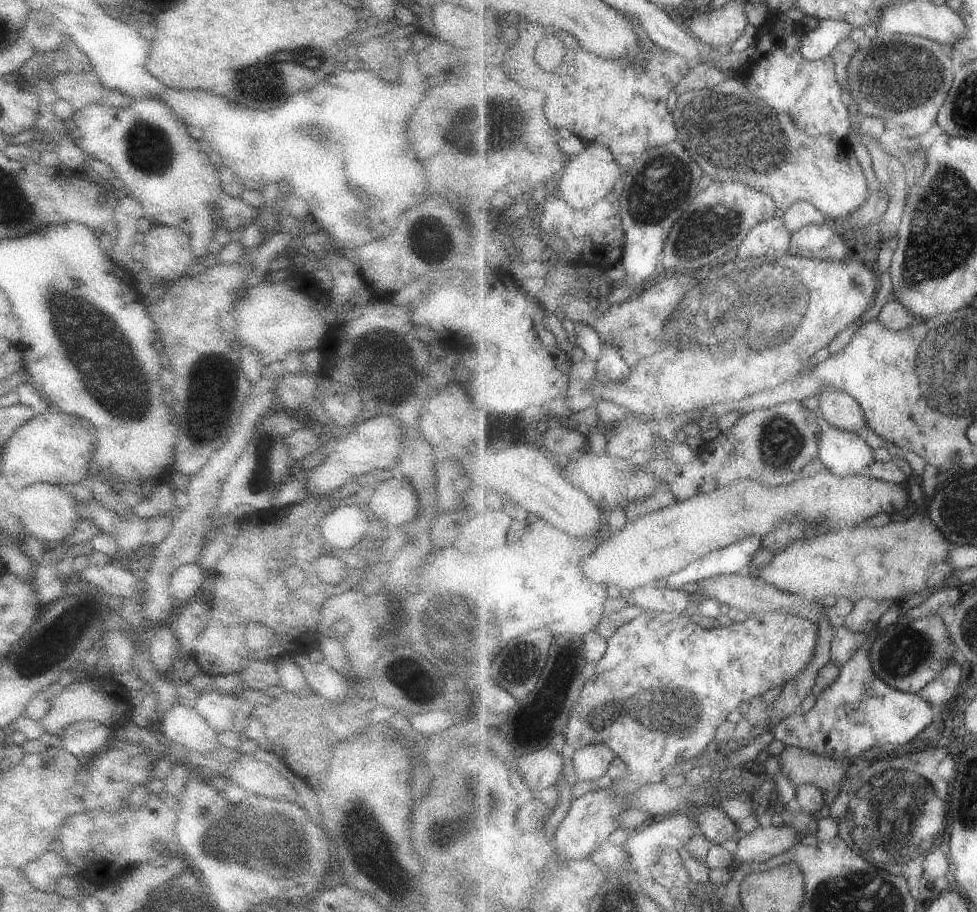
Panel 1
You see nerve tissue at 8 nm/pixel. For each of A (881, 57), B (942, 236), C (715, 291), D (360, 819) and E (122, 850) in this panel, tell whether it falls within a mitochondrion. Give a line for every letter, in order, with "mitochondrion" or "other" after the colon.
A: mitochondrion
B: mitochondrion
C: other
D: other
E: other

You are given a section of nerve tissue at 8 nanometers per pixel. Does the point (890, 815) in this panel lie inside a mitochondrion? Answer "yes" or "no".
yes

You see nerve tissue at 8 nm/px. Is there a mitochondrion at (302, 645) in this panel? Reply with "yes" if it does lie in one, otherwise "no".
no

